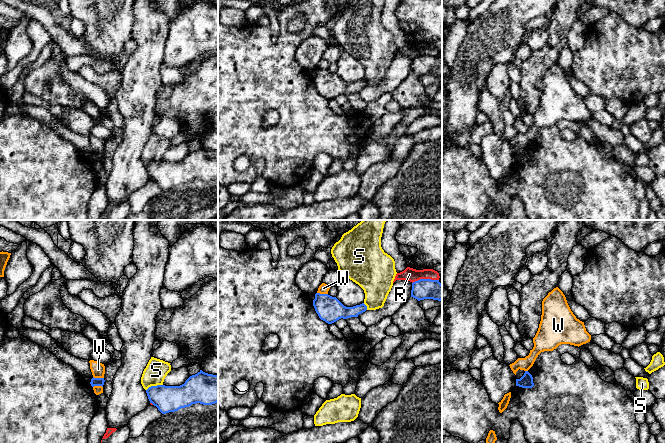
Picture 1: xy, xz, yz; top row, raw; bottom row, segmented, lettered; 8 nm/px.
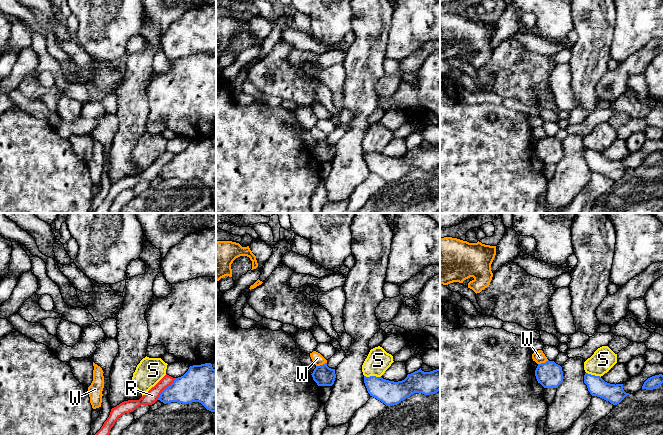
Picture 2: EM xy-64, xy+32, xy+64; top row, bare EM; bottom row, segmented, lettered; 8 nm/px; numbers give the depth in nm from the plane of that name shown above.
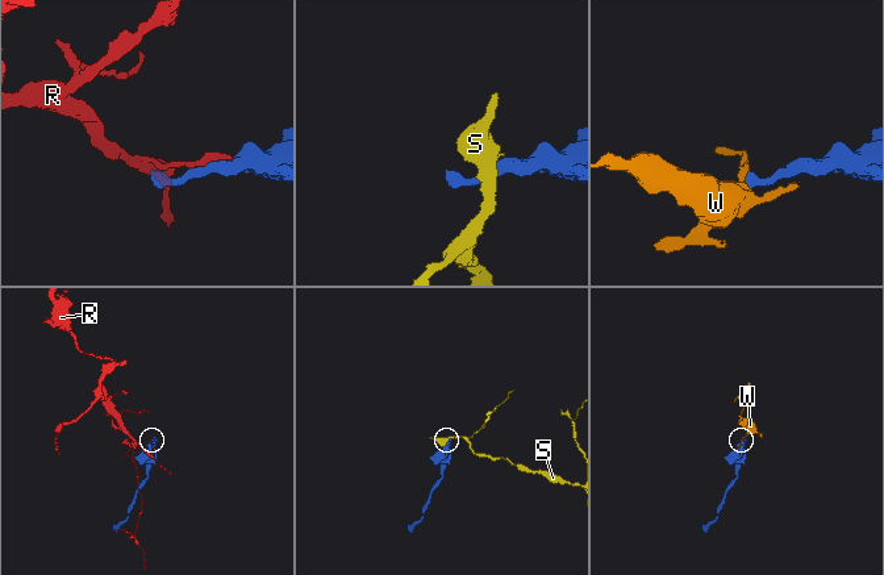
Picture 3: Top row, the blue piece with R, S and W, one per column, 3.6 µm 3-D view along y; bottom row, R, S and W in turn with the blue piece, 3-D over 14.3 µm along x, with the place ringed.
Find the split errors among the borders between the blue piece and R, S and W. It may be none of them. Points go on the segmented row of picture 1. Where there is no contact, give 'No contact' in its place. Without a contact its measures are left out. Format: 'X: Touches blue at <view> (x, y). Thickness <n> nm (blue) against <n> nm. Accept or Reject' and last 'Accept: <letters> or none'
R: Touches blue at xz (425, 279). Thickness 160 nm (blue) against 110 nm. Reject
S: Touches blue at xy (154, 386). Thickness 220 nm (blue) against 180 nm. Reject
W: Touches blue at xy (98, 378). Thickness 60 nm (blue) against 110 nm. Reject
Accept: none

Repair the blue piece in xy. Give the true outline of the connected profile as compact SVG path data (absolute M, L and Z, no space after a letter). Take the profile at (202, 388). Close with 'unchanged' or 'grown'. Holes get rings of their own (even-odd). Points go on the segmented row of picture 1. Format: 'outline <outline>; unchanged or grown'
outline M200 370L180 386L151 386L146 393L150 403L162 414L175 412L196 403L212 405L218 402L218 375Z; unchanged

